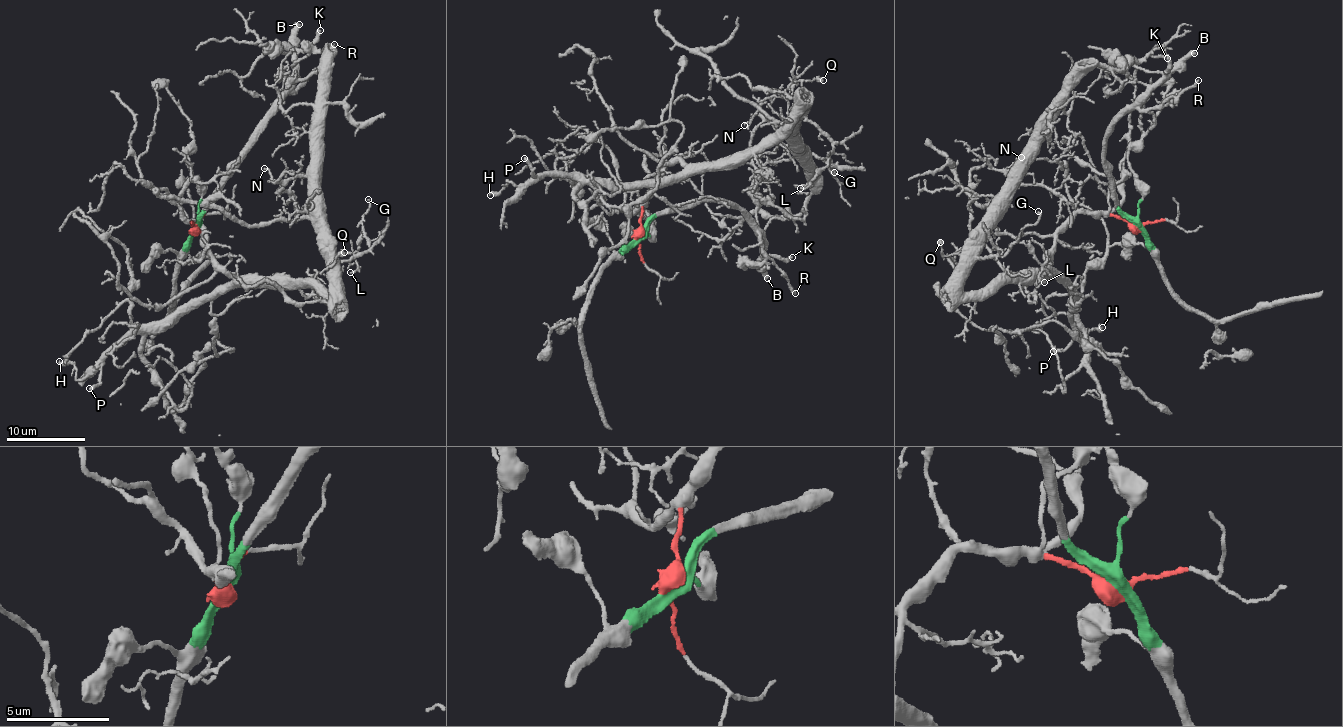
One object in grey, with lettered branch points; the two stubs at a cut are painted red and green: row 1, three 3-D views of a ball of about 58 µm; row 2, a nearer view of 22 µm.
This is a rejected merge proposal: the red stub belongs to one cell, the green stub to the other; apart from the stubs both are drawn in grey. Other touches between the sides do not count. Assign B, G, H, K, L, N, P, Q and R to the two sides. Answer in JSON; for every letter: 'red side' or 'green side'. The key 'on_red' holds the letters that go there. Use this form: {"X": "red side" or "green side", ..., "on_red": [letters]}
{"B": "green side", "G": "red side", "H": "red side", "K": "green side", "L": "red side", "N": "red side", "P": "red side", "Q": "red side", "R": "green side", "on_red": ["G", "H", "L", "N", "P", "Q"]}

